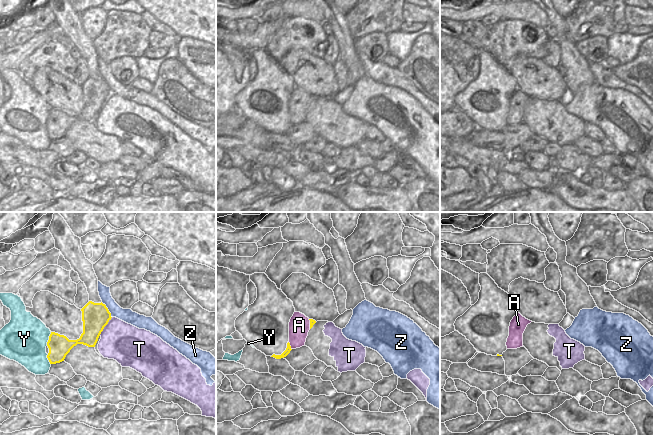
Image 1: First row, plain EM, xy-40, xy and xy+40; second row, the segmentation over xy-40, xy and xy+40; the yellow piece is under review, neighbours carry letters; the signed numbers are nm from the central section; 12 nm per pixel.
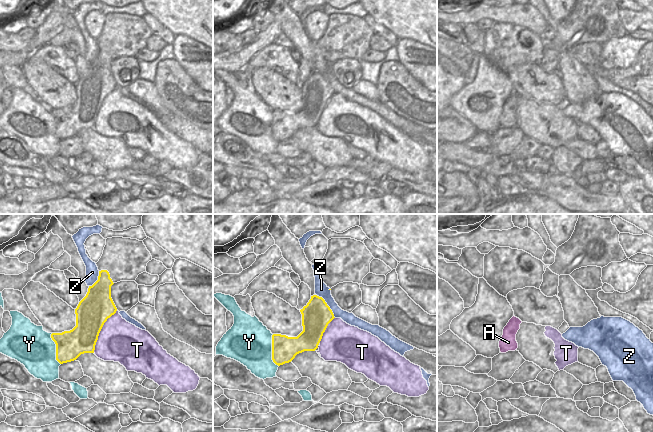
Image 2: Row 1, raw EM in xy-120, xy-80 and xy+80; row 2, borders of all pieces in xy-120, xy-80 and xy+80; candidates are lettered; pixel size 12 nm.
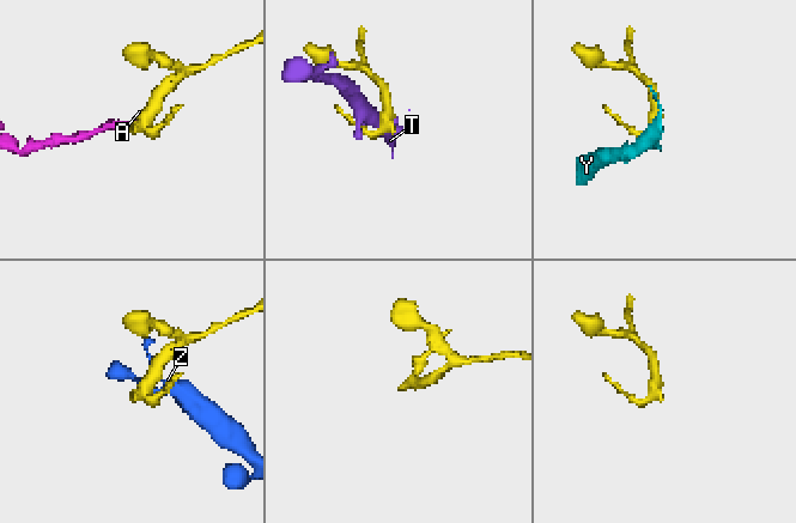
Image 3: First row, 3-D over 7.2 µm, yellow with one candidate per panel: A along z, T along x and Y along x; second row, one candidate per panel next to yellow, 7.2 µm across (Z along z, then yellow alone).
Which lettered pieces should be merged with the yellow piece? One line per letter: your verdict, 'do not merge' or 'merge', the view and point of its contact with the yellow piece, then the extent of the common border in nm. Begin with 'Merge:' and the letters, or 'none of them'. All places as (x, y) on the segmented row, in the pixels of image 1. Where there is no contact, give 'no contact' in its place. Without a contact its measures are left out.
Merge: A
A: merge | xy (289, 345) | 110 nm
T: do not merge | xy-40 (105, 325) | 280 nm
Y: do not merge | xy-40 (49, 339) | 180 nm
Z: do not merge | xy-40 (107, 309) | 220 nm

